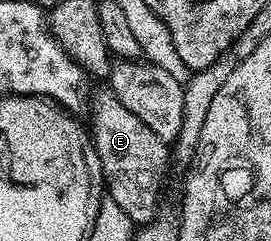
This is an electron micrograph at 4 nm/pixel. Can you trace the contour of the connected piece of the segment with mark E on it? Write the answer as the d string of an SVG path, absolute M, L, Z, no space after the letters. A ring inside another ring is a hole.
M111 89L98 92L96 100L92 103L90 134L100 158L100 173L104 176L107 198L118 201L118 205L122 205L123 211L132 218L133 224L143 225L152 222L157 218L156 206L160 203L160 190L163 189L164 178L168 175L169 144L164 143L162 137L158 137L152 129L142 125L142 121L138 121L138 117L134 117L134 113L130 113L130 109L122 105L122 101L118 101Z

